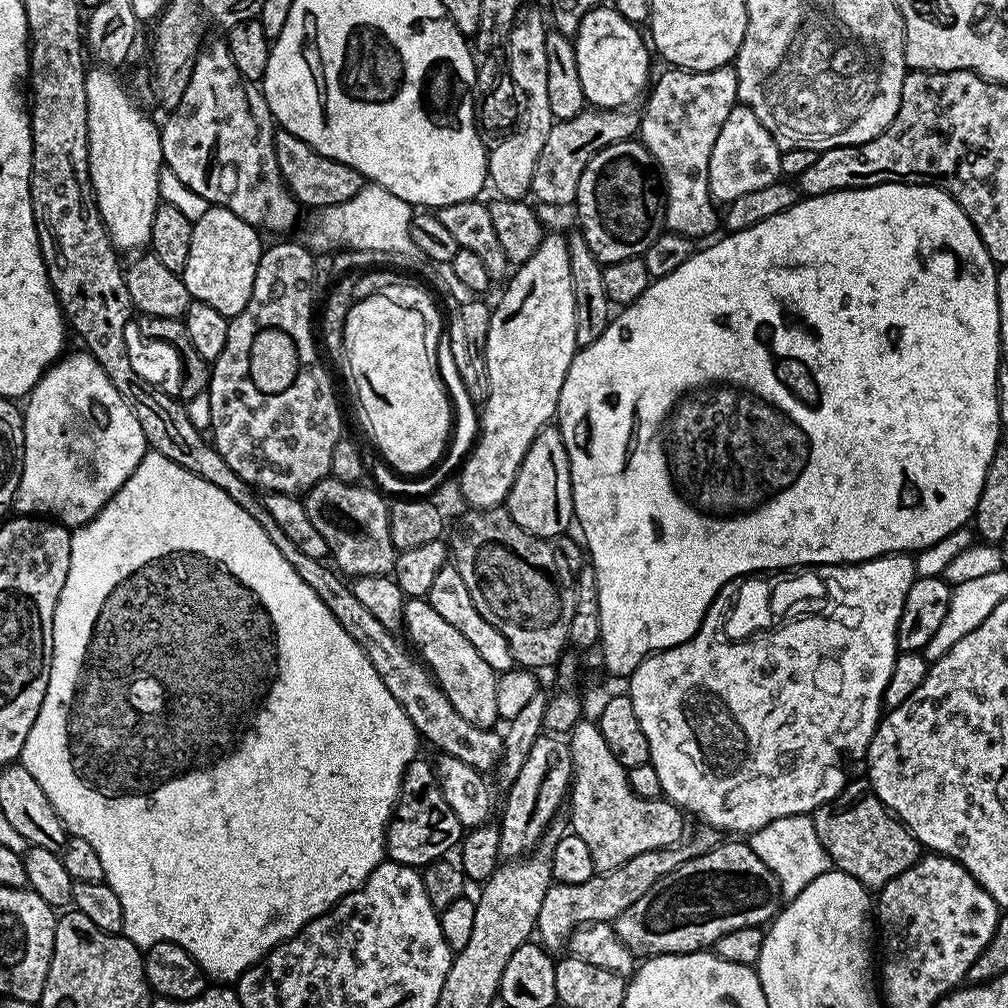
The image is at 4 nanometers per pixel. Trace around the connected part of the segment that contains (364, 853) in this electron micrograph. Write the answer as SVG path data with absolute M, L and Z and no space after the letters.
M151 450L145 451L142 462L126 478L126 482L119 490L106 502L106 506L90 522L80 525L72 532L72 549L70 550L70 574L66 574L66 586L62 586L62 594L58 598L58 606L54 610L54 646L52 647L52 665L50 666L50 682L46 690L46 698L42 702L42 710L38 710L38 718L34 718L34 726L30 726L30 734L26 738L26 746L22 750L19 763L24 765L30 774L34 774L34 782L42 786L46 798L54 806L56 813L60 815L61 822L71 835L78 838L86 838L90 846L98 853L98 858L102 861L104 879L118 894L118 902L122 902L122 914L124 915L123 935L135 942L142 950L154 946L158 942L174 942L182 946L198 962L198 966L204 972L205 977L212 982L235 982L240 979L240 975L248 968L253 968L266 953L289 940L291 936L296 936L314 918L318 918L324 912L329 912L346 894L350 894L355 888L360 888L366 882L366 878L380 864L385 863L386 849L384 846L384 834L391 820L393 812L396 810L396 799L400 796L400 783L404 777L405 770L410 766L410 762L417 759L416 752L422 748L422 741L416 734L415 726L406 718L406 710L394 702L390 695L390 690L378 678L374 671L374 666L370 666L370 658L362 654L358 642L342 630L338 618L326 610L322 598L298 578L298 570L282 558L282 550L270 542L266 530L242 510L218 486L210 486L198 474L190 474L178 462L170 462L162 454Z

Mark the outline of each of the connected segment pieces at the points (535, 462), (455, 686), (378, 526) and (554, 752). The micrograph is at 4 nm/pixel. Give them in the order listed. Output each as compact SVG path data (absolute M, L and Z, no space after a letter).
M549 426L543 428L534 438L534 442L530 442L530 450L526 450L526 458L522 458L522 466L514 478L514 486L508 492L506 507L510 518L514 518L514 522L518 522L518 526L522 526L522 530L526 530L535 536L555 538L565 535L571 524L573 527L572 475L570 474L568 451L564 445L559 427Z
M408 598L404 601L404 627L408 632L406 640L414 649L425 668L436 677L437 684L450 698L450 706L466 718L466 722L474 722L474 726L483 728L496 728L500 720L500 707L498 706L498 686L496 685L497 673L478 654L446 618L438 615L438 610L430 606L427 599Z
M335 478L320 480L303 497L306 514L310 514L310 522L314 522L318 534L326 538L326 546L331 563L345 577L387 576L396 565L397 549L390 538L389 501L383 500L372 488L364 488L363 483L347 484Z
M542 734L530 746L518 778L507 785L508 797L504 800L504 813L498 816L500 854L505 861L519 860L531 853L540 843L544 831L557 819L560 807L565 807L572 786L572 745L563 735Z

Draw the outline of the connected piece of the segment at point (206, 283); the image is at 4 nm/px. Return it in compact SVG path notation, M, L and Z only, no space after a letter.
M209 206L202 218L193 223L190 255L186 257L182 273L186 290L193 300L206 302L206 306L214 306L218 314L229 318L246 310L246 302L250 302L250 294L254 290L262 251L259 235L261 233L255 227L229 209Z

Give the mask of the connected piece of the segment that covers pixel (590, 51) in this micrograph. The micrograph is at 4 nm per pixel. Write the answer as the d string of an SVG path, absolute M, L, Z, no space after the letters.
M615 6L595 8L586 14L586 18L582 18L574 43L578 58L578 78L582 82L584 99L589 105L627 109L649 91L653 57L645 37L643 40L636 28L639 27L627 20Z

